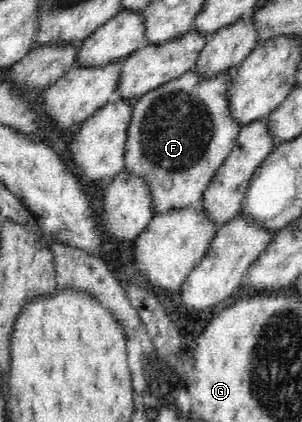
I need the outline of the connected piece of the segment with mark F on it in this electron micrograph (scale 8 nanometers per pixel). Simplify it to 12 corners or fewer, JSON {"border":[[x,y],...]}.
{"border":[[229,72],[133,103],[124,169],[155,213],[201,203],[241,128]]}

